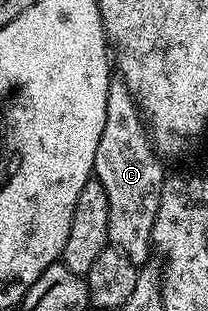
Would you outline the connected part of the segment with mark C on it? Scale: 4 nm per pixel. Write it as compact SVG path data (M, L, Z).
M122 81L112 82L105 101L105 129L101 129L101 141L97 141L93 175L109 199L107 242L136 265L146 264L153 254L153 221L157 221L165 178L165 170L159 162L160 156L151 142L139 104Z

